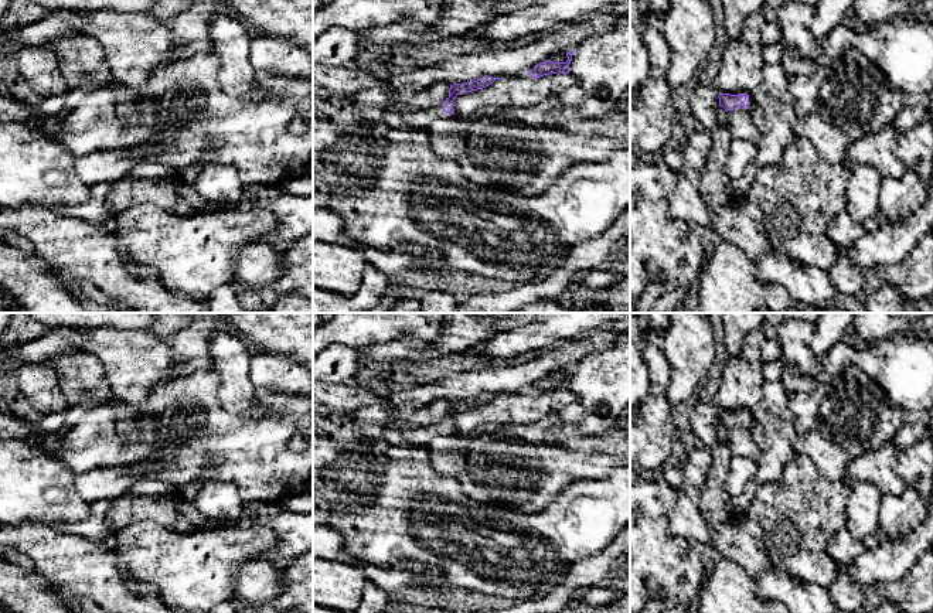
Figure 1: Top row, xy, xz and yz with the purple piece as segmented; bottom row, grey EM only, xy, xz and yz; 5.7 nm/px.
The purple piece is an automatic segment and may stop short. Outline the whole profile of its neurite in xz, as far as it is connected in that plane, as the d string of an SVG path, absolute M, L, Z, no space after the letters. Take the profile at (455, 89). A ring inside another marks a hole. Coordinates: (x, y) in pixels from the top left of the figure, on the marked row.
M483 76L473 82L453 84L453 85L450 85L449 96L446 98L446 101L442 105L437 105L428 110L406 112L402 115L402 120L405 122L405 125L408 125L411 127L428 129L437 118L456 116L453 101L457 95L483 89L488 85L491 85L496 79L501 79L501 78Z

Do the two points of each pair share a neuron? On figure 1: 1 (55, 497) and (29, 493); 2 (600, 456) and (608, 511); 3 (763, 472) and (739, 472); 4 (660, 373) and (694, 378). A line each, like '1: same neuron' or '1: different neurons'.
1: different neurons
2: different neurons
3: different neurons
4: different neurons

